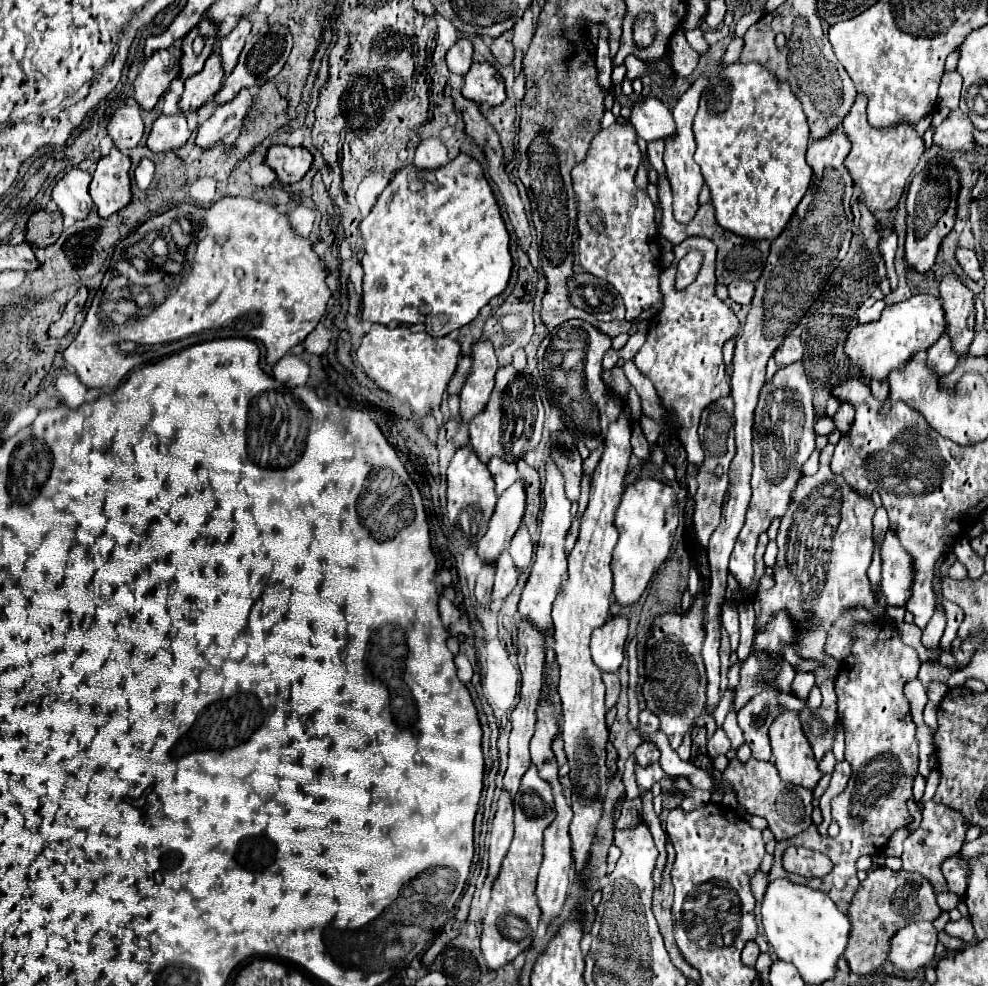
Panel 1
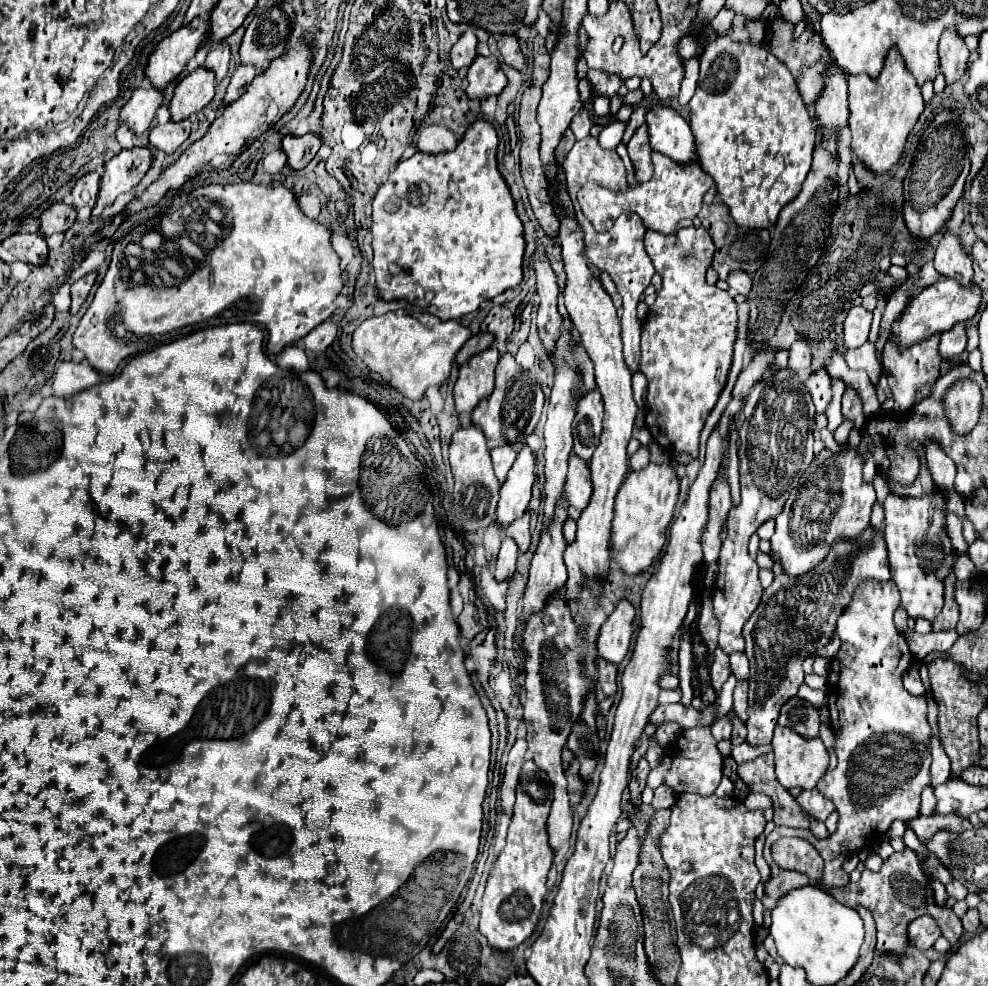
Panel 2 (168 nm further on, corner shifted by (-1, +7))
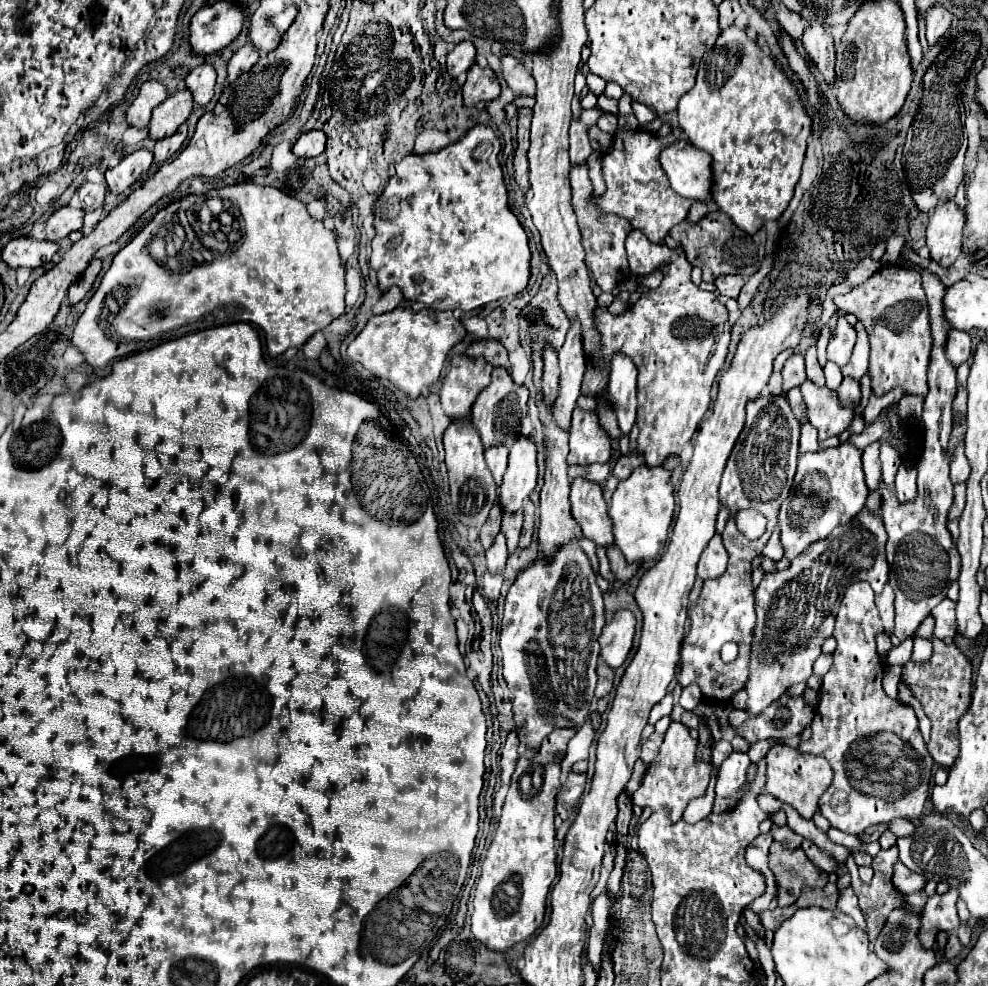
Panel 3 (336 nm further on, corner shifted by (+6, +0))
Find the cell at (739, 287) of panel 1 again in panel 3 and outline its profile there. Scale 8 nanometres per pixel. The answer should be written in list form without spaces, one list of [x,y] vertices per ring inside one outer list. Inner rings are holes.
[[[721,275],[715,279],[715,287],[717,287],[719,295],[731,297],[731,299],[739,297],[743,285],[745,285],[745,279],[741,275]]]

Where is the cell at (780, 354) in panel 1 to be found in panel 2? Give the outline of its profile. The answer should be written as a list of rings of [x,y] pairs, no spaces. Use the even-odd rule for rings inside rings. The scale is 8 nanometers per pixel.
[[[796,340],[790,348],[790,370],[800,372],[810,368],[810,346],[804,340]]]

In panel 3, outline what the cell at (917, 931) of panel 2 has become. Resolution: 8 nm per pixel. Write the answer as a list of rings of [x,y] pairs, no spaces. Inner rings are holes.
[[[949,889],[945,895],[929,897],[921,913],[921,927],[917,933],[923,947],[931,949],[935,945],[935,935],[939,931],[952,933],[959,929],[961,920],[956,907],[957,899],[959,899],[957,889]],[[933,929],[935,929],[935,935],[933,935]]]

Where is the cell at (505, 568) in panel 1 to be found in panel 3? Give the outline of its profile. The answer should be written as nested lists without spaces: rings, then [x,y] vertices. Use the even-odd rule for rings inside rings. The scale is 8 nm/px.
[[[499,533],[495,537],[495,543],[491,545],[491,549],[485,553],[487,555],[487,569],[491,575],[497,575],[497,573],[503,573],[505,569],[505,563],[507,563],[507,545],[505,545],[505,535]]]

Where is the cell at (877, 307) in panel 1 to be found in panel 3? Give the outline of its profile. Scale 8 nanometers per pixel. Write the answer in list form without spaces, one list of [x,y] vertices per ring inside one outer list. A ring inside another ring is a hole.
[[[841,315],[833,333],[831,333],[831,341],[827,347],[827,359],[837,363],[839,367],[847,365],[851,359],[853,347],[855,347],[855,337],[857,337],[855,327]]]

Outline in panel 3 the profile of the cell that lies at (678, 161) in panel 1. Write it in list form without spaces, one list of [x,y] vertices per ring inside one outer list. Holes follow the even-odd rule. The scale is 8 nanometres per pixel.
[[[617,131],[613,149],[603,155],[603,179],[605,179],[605,193],[593,195],[591,201],[601,213],[615,213],[625,217],[633,229],[643,231],[649,241],[659,243],[677,223],[685,221],[691,205],[695,201],[675,195],[669,187],[669,179],[659,165],[659,154],[663,147],[673,143],[676,137],[669,133],[664,137],[654,136],[646,131]]]

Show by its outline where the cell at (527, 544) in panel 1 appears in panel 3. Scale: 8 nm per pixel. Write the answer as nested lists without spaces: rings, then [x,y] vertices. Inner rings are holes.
[[[517,511],[517,513],[513,513],[513,515],[503,515],[501,531],[503,531],[503,535],[507,537],[509,553],[513,553],[513,551],[519,547],[521,527],[523,527],[523,511]]]

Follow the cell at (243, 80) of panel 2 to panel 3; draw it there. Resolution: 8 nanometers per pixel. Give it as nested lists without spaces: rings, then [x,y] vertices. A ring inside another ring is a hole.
[[[245,43],[229,61],[227,83],[231,85],[235,79],[239,79],[245,71],[249,71],[249,67],[253,67],[253,63],[257,63],[257,59],[259,59],[259,51],[251,43]]]

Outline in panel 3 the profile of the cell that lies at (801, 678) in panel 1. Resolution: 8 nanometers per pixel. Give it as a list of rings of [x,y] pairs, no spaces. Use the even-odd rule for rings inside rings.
[[[821,654],[813,665],[815,675],[824,676],[833,664],[832,656]]]

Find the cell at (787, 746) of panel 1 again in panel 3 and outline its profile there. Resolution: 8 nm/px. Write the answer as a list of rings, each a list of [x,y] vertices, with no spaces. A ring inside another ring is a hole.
[[[779,743],[769,749],[765,761],[767,761],[767,785],[765,785],[767,791],[779,801],[797,809],[801,817],[811,819],[817,811],[817,801],[821,793],[831,785],[831,779],[833,779],[831,765],[823,757],[801,755],[801,751]]]

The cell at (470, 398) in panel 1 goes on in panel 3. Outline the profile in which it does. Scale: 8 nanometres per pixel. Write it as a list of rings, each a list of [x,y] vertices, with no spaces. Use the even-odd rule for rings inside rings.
[[[453,357],[449,373],[443,381],[443,389],[439,393],[443,411],[451,419],[467,417],[479,391],[489,385],[491,371],[493,367],[483,357]]]

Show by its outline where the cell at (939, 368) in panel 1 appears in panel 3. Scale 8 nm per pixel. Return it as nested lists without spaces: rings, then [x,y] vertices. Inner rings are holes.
[[[951,329],[949,339],[945,341],[945,355],[955,367],[959,367],[971,355],[971,337],[965,331]]]

